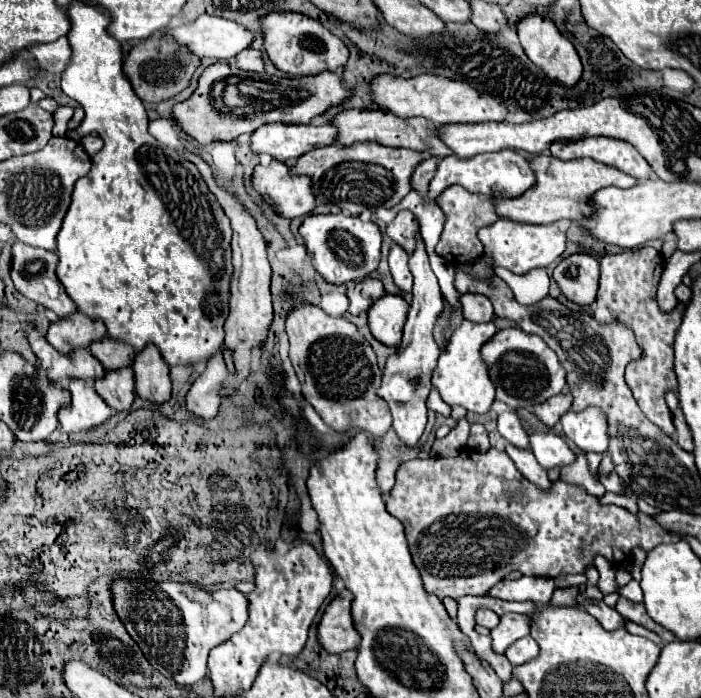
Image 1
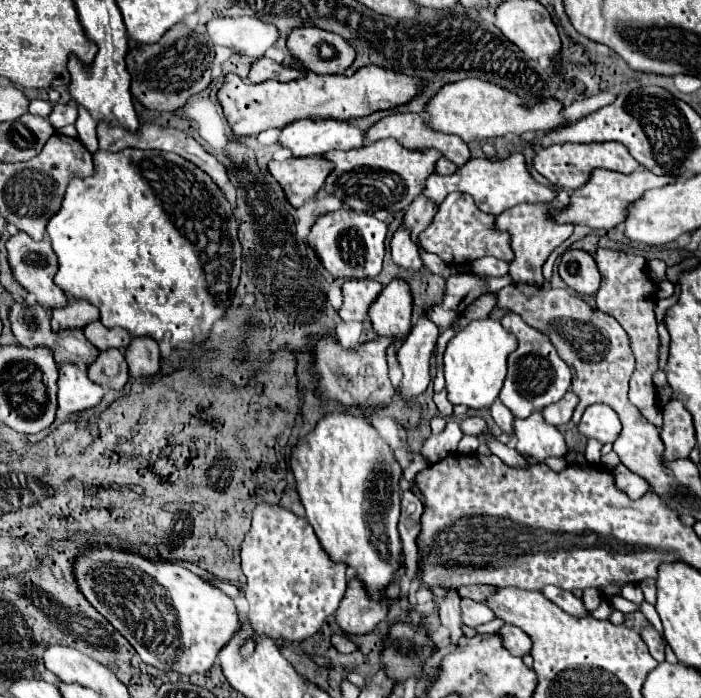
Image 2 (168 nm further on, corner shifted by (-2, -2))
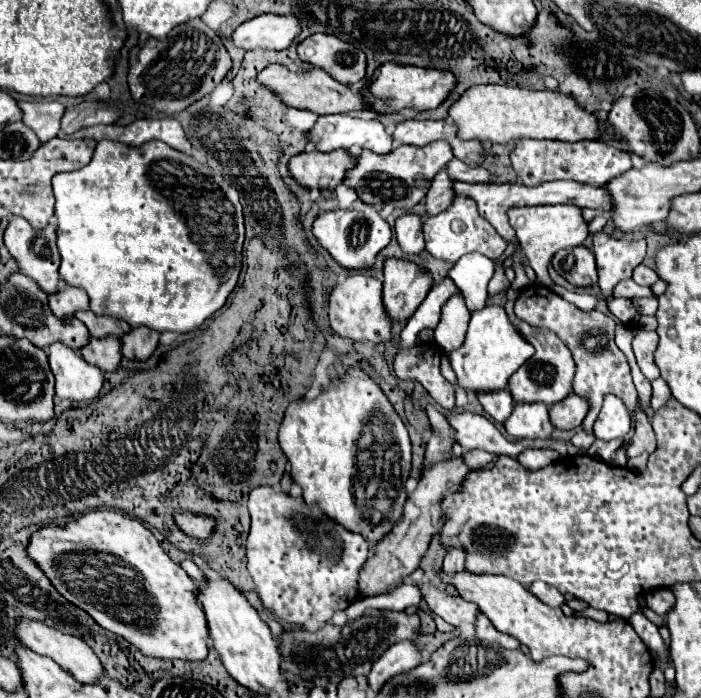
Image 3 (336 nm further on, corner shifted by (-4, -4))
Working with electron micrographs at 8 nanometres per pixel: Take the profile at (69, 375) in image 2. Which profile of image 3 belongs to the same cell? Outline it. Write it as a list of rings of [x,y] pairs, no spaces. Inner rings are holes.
[[[54,342],[48,350],[48,362],[56,378],[56,396],[62,400],[96,400],[102,390],[102,370],[88,364],[78,350]]]

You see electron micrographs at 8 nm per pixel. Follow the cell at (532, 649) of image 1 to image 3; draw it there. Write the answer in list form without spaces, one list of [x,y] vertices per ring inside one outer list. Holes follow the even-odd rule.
[[[476,614],[476,638],[484,644],[490,644],[490,646],[502,646],[502,648],[508,648],[508,650],[520,648],[520,642],[514,636],[498,632],[490,624],[490,620],[486,620],[484,614]]]

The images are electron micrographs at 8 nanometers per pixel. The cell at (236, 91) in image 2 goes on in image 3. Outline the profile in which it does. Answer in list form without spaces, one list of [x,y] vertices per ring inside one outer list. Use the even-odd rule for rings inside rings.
[[[382,64],[374,72],[372,82],[362,90],[362,94],[368,96],[378,114],[384,114],[384,112],[398,112],[402,108],[418,108],[418,110],[438,108],[448,98],[452,88],[456,88],[456,76],[452,76],[452,72],[426,70],[402,64]]]

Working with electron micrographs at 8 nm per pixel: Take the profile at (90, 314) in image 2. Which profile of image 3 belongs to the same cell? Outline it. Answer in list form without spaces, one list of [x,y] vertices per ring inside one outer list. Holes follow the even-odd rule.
[[[62,286],[56,294],[50,294],[50,308],[60,318],[72,316],[78,310],[88,310],[88,294],[82,288]]]

